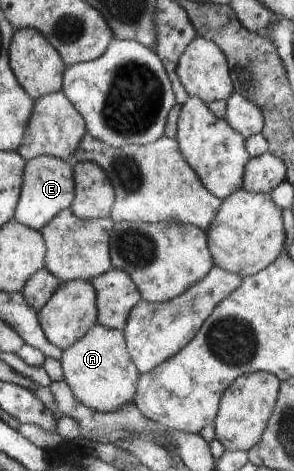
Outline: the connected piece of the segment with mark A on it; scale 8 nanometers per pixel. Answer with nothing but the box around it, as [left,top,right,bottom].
[63,324,141,413]

